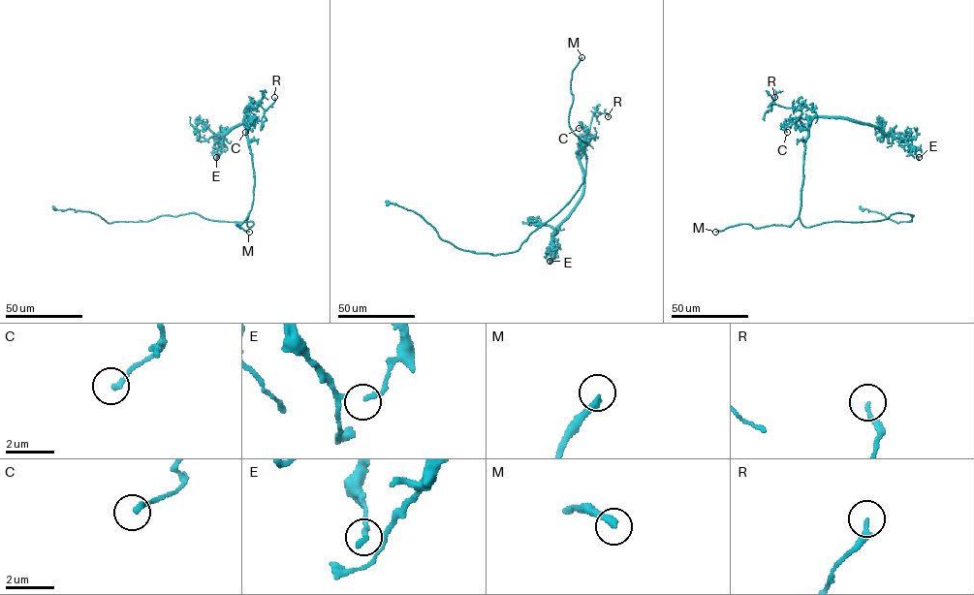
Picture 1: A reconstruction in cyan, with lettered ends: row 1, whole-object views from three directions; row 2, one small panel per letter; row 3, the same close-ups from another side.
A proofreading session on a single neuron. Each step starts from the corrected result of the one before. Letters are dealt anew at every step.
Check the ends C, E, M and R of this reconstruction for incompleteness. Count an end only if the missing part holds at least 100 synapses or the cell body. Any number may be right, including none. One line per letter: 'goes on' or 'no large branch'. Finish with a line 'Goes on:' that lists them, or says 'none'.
C: no large branch
E: no large branch
M: goes on
R: no large branch
Goes on: M

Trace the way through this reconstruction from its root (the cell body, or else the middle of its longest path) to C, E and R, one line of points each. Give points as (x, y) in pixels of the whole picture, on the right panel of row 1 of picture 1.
C: (822, 223), (805, 227), (799, 216), (805, 142), (811, 118), (789, 119), (784, 126), (787, 132)
E: (822, 223), (805, 227), (799, 216), (805, 142), (813, 119), (849, 118), (876, 126), (920, 148), (919, 157)
R: (822, 223), (805, 227), (799, 216), (805, 142), (815, 113), (800, 105), (773, 104), (770, 109), (774, 97)

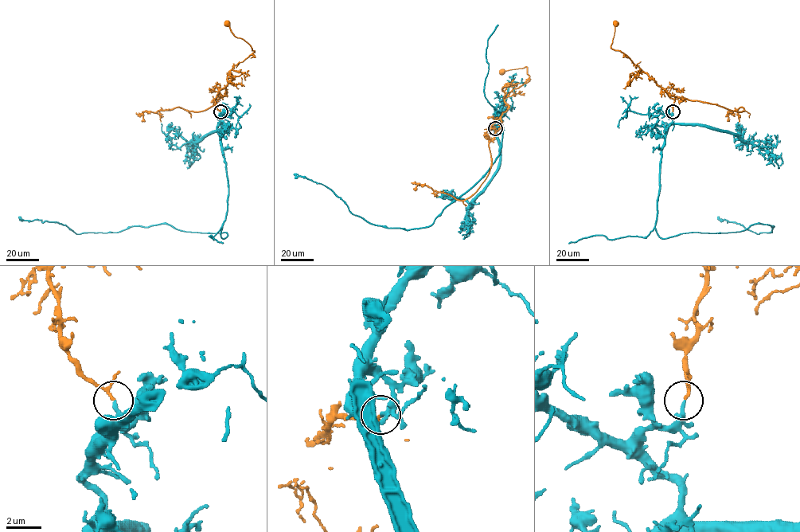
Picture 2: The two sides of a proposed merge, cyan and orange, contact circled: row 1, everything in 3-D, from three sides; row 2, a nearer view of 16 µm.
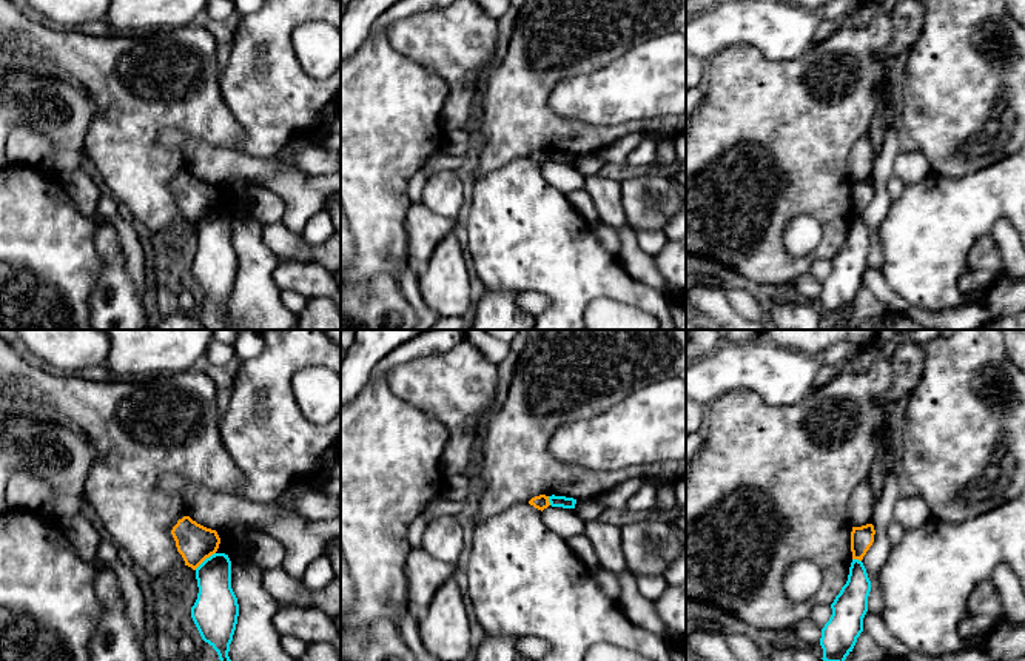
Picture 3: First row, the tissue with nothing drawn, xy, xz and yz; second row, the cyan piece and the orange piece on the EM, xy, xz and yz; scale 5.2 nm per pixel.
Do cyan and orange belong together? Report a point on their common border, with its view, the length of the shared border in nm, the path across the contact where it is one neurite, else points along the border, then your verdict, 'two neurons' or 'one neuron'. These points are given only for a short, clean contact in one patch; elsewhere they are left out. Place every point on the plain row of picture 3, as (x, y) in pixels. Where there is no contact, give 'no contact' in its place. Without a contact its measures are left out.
xy (205, 214) | 140 nm | along xy (215, 207), (194, 224) | two neurons

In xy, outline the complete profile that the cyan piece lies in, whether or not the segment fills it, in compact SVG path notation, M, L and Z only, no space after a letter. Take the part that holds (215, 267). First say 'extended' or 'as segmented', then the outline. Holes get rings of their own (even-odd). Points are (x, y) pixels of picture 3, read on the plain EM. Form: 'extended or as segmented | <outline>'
as segmented | M214 208L207 213L196 223L196 234L199 248L191 262L191 273L202 294L217 307L223 330L248 330L247 324L228 311L239 271L228 210Z

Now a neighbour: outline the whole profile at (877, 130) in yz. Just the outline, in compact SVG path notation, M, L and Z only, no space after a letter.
M882 97L877 103L877 112L872 117L868 136L869 140L874 146L875 156L880 154L883 142L885 142L885 134L886 134L886 126L885 126L885 119L882 117L882 112L885 111L886 102Z

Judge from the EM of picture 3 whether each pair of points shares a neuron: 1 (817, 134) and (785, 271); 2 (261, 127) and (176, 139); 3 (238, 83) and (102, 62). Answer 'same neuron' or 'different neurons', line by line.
1: same neuron
2: different neurons
3: different neurons

